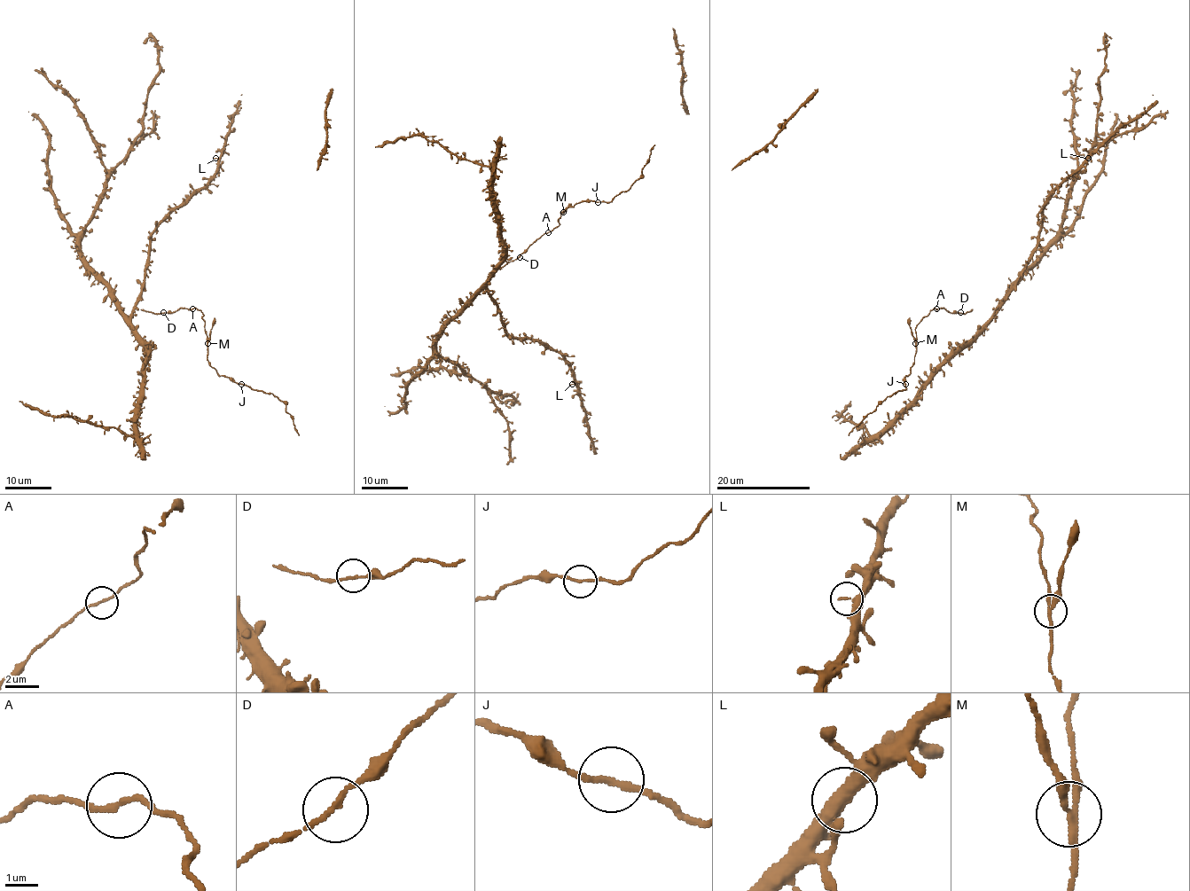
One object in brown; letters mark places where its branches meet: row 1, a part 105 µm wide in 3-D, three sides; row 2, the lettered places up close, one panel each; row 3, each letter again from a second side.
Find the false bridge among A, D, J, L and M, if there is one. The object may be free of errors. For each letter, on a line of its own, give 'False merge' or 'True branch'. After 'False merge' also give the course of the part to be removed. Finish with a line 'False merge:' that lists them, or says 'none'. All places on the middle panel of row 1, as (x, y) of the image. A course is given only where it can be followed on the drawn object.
A: True branch
D: True branch
J: True branch
L: True branch
M: False merge
False merge: M

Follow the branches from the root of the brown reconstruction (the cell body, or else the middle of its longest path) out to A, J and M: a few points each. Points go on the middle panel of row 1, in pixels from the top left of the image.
A: (520, 255), (548, 232)
J: (520, 255), (559, 224), (561, 211), (583, 200), (598, 202)
M: (520, 255), (543, 235), (554, 229), (559, 224), (560, 213), (564, 211)

